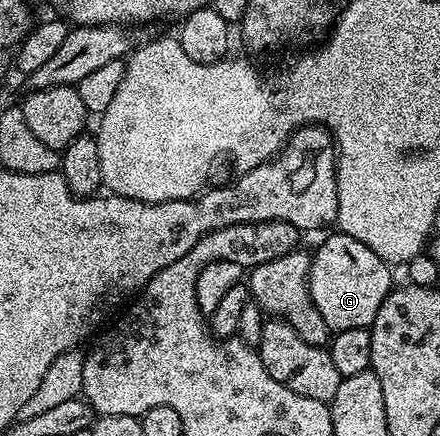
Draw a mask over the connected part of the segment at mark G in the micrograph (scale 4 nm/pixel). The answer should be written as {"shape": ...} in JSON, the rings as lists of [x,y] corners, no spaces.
{"shape":[[[342,233],[334,234],[311,255],[311,268],[307,274],[309,293],[313,297],[313,303],[317,305],[317,311],[321,313],[321,317],[325,317],[325,325],[329,325],[332,333],[345,329],[370,328],[377,317],[377,309],[381,309],[385,297],[393,289],[392,268],[381,257],[377,257],[377,253],[369,249],[369,245],[361,245],[361,241]]]}

